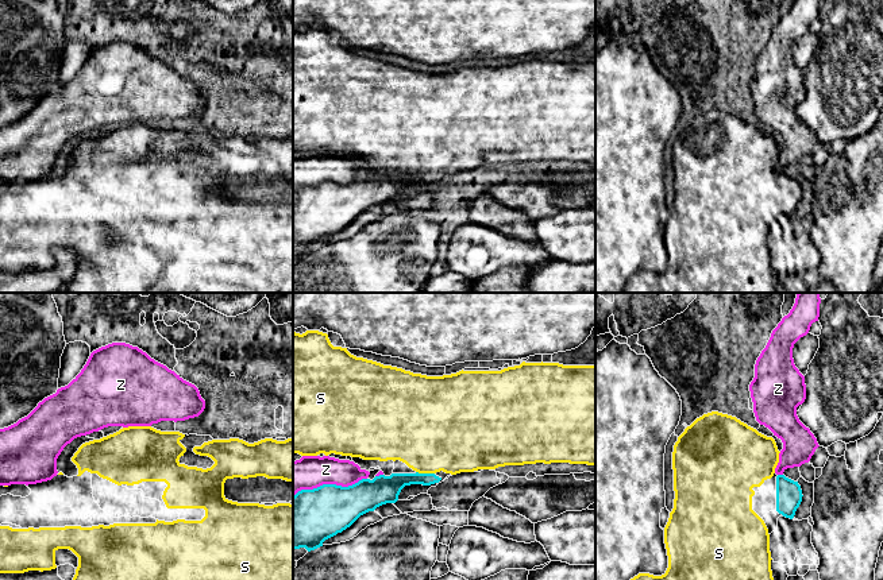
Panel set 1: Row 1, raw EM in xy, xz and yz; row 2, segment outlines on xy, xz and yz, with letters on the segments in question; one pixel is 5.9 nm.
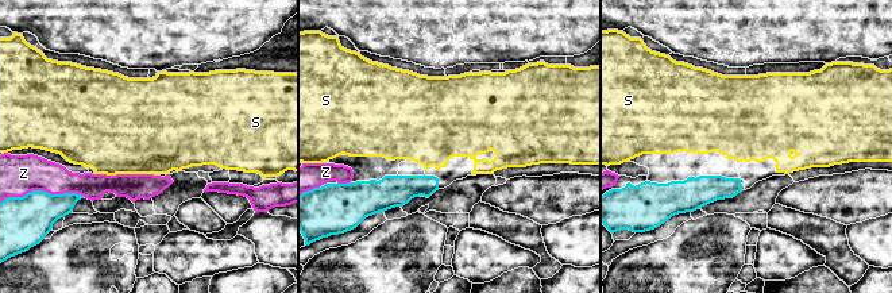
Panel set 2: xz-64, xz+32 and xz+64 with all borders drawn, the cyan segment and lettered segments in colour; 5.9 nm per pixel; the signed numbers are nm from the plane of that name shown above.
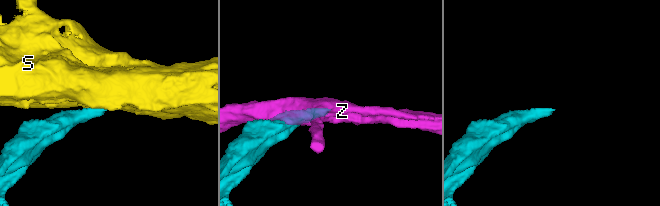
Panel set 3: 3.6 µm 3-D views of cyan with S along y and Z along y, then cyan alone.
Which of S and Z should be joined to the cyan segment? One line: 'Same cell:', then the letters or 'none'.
Same cell: S

